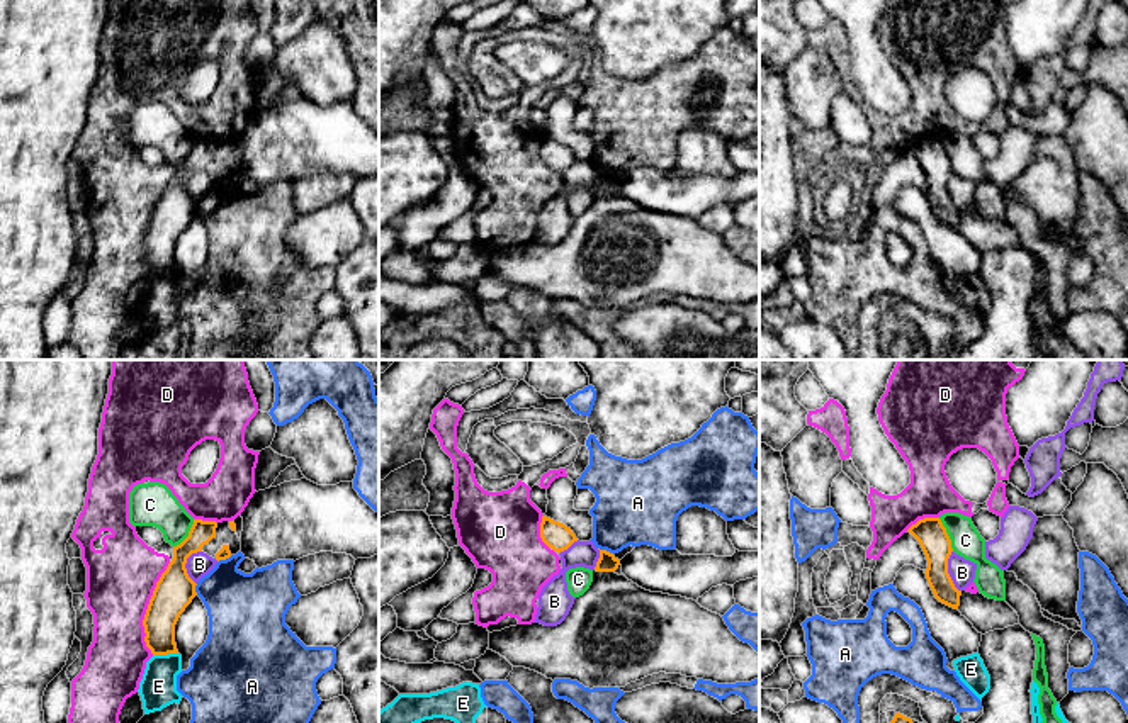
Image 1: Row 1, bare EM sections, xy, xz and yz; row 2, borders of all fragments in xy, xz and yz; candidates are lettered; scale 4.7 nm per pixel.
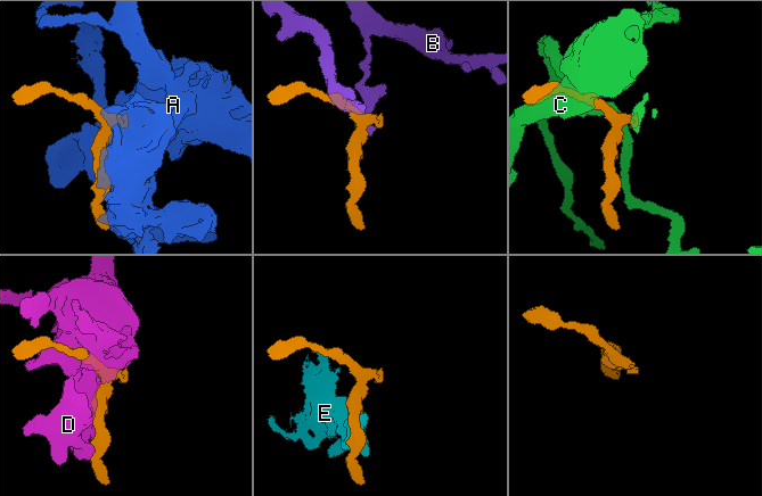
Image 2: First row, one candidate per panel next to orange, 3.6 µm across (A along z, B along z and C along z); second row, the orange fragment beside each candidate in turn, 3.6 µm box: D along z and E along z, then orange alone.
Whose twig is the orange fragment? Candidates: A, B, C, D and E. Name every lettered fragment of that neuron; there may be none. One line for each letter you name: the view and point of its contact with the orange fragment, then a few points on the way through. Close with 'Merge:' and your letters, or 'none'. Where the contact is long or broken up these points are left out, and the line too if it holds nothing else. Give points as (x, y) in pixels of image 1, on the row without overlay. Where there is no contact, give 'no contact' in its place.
Merge: none

